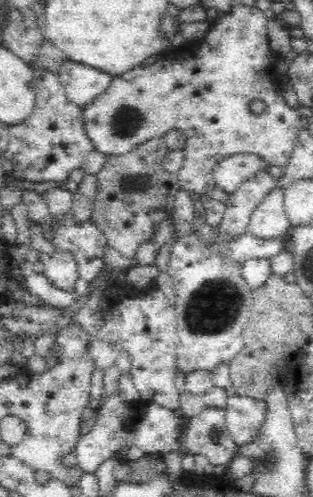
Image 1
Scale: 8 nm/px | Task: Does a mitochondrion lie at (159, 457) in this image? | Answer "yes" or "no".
no

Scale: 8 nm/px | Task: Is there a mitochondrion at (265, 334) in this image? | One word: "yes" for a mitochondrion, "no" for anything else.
no

